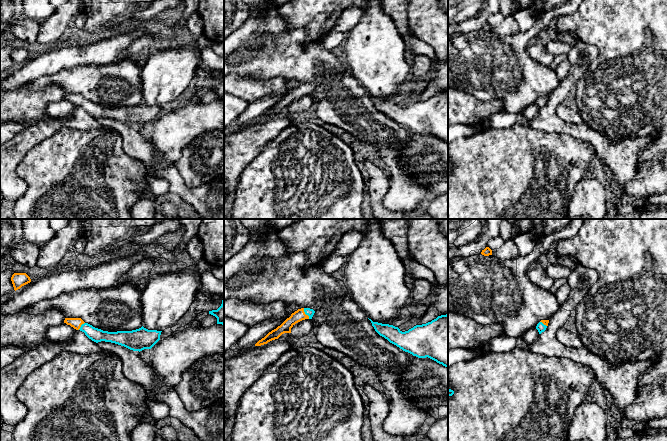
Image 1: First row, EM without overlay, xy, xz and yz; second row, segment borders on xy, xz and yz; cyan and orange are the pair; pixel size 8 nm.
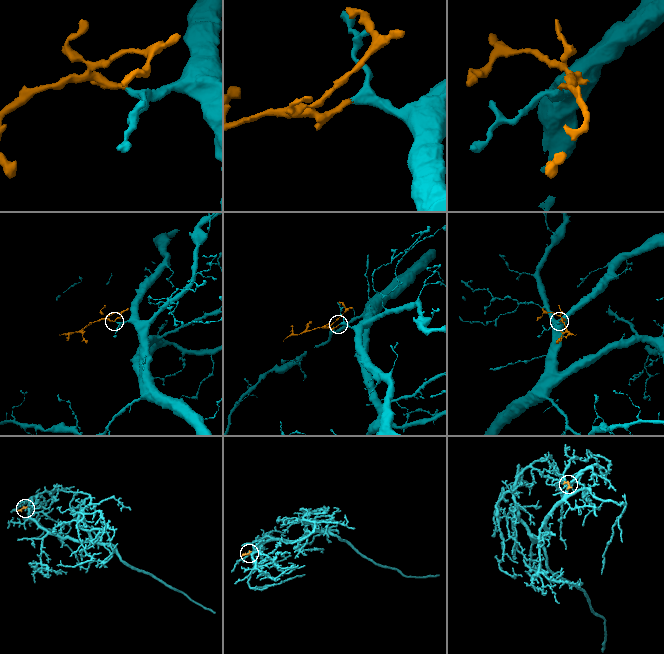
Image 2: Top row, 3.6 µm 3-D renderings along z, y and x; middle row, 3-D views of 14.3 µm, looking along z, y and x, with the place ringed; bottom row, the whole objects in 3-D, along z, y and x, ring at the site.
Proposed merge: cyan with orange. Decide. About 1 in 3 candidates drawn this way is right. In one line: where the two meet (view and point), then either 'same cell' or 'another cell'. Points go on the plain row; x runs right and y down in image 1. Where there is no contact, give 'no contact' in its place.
meets cyan in xz at (305, 89); same cell

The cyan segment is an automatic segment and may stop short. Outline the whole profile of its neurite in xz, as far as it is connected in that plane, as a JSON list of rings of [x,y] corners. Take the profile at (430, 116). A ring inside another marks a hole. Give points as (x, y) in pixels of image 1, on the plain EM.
[[[448,90],[438,92],[436,95],[422,101],[416,101],[408,107],[402,108],[398,103],[389,100],[373,98],[369,95],[375,107],[390,119],[405,128],[418,134],[430,134],[448,144]]]

